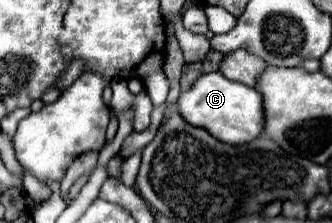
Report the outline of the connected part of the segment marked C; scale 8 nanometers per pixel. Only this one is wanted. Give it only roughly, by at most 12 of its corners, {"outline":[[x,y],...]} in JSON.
{"outline":[[221,72],[181,90],[177,112],[225,144],[263,130],[261,94]]}

